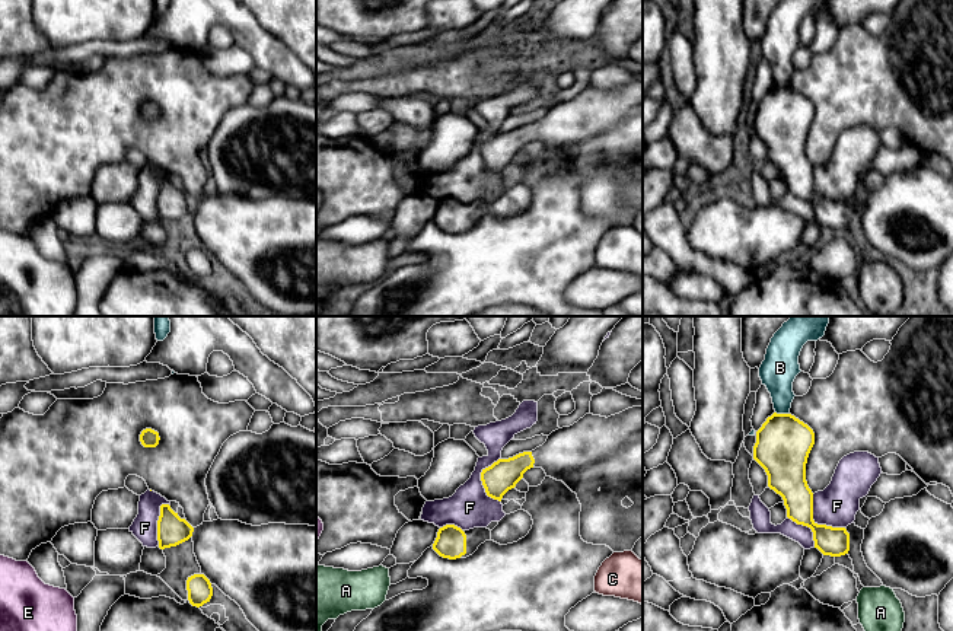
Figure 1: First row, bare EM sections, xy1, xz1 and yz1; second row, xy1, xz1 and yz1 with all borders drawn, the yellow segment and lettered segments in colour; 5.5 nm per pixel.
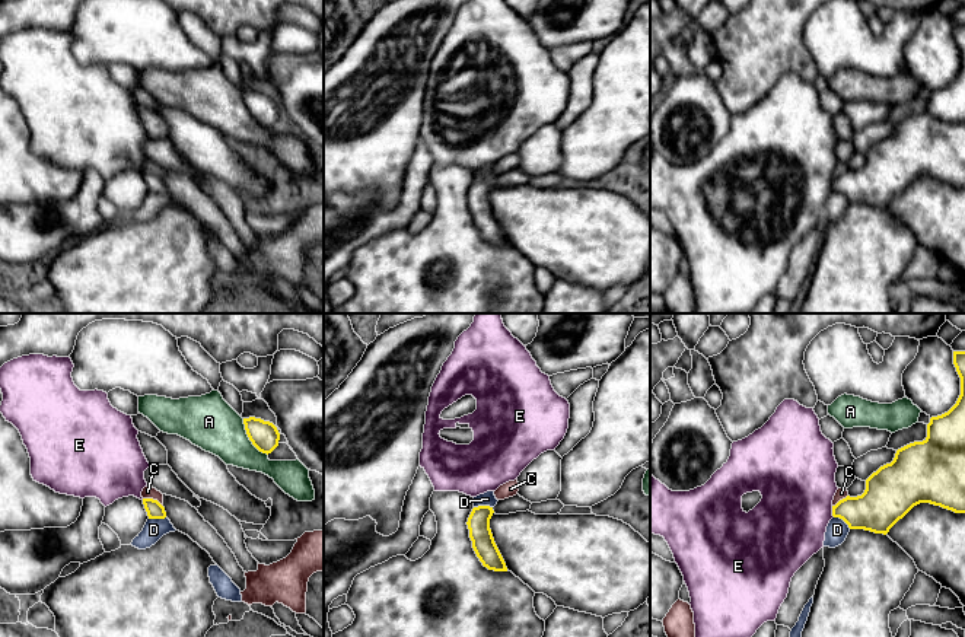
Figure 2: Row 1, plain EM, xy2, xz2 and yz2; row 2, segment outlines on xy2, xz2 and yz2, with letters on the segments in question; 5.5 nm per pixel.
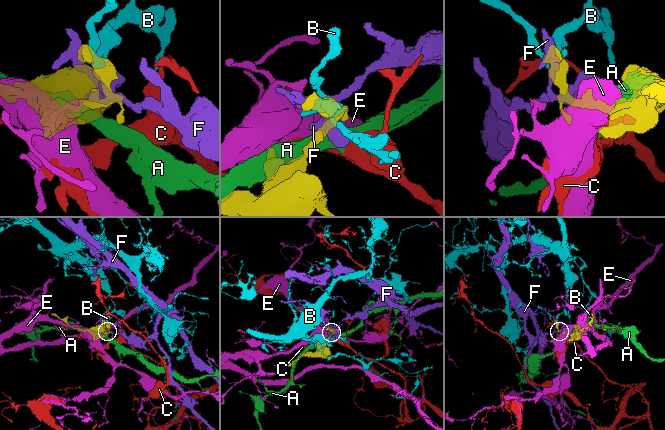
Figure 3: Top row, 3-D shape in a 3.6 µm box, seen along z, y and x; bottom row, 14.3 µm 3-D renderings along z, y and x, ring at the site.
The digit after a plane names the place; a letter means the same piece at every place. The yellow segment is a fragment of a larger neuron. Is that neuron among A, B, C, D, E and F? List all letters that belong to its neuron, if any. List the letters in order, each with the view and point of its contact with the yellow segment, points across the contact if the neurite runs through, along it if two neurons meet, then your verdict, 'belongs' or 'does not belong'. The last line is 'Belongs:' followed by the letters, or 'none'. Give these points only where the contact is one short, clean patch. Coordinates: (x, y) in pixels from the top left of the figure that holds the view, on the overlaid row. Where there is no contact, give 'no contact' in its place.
A: xy2 (249, 439) | does not belong
B: yz1 (783, 414) | does not belong
C: xy2 (152, 499) | along xy2 (143, 497), (152, 497), (162, 506) | does not belong
D: xz2 (483, 506) | along xz2 (491, 506), (474, 507) | does not belong
E: yz2 (833, 512) | along yz2 (831, 506), (834, 516) | does not belong
F: yz1 (816, 523) | does not belong
Belongs: none

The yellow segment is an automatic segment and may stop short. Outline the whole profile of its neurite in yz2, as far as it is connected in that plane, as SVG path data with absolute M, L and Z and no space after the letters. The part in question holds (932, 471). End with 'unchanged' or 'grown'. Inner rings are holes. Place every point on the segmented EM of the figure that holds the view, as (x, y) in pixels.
M953 351L953 364L961 378L961 395L956 404L945 414L931 417L927 424L927 437L896 450L891 464L880 466L866 480L862 496L840 500L832 506L832 516L843 519L850 529L864 529L886 535L914 506L930 503L955 513L965 513L965 351Z; unchanged

